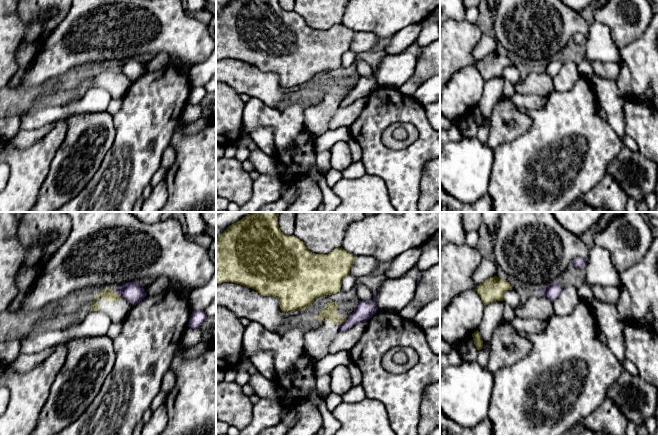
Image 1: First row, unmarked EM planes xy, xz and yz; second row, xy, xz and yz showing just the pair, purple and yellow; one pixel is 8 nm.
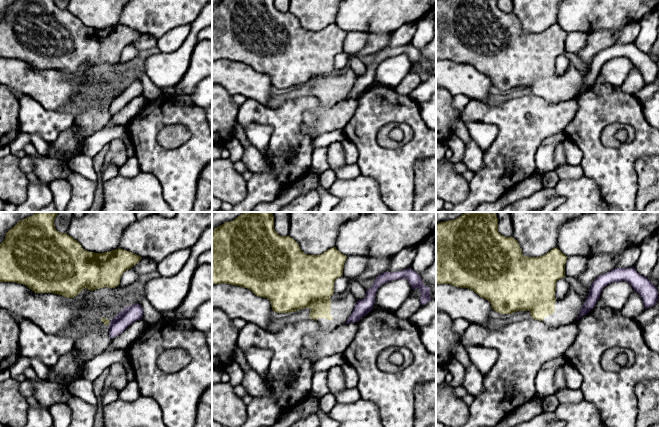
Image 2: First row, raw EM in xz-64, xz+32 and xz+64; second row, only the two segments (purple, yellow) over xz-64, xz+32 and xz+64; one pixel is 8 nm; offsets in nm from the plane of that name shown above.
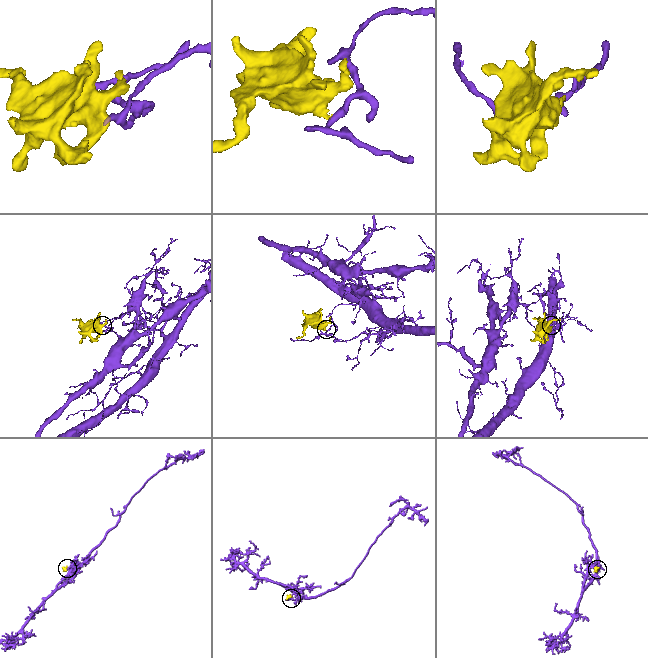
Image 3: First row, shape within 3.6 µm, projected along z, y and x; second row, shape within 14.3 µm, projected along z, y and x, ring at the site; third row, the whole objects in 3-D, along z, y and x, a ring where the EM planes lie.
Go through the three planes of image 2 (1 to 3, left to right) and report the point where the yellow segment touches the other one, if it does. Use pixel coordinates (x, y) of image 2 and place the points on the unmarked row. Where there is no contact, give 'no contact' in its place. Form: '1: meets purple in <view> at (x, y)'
1: meets purple in xz-64 at (110, 99)
2: no contact
3: no contact

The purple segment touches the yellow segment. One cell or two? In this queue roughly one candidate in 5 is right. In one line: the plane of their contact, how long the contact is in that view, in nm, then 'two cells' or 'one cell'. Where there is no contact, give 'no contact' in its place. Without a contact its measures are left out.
meets purple in xz; contact 70 nm long; two cells

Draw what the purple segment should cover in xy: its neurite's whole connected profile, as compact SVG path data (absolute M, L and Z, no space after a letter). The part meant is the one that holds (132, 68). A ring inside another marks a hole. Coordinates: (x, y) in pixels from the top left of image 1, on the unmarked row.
M128 58L123 62L117 63L116 68L133 82L147 72L143 62L136 58Z

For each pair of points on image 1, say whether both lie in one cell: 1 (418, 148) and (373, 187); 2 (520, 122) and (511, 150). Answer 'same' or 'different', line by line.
1: different
2: different

